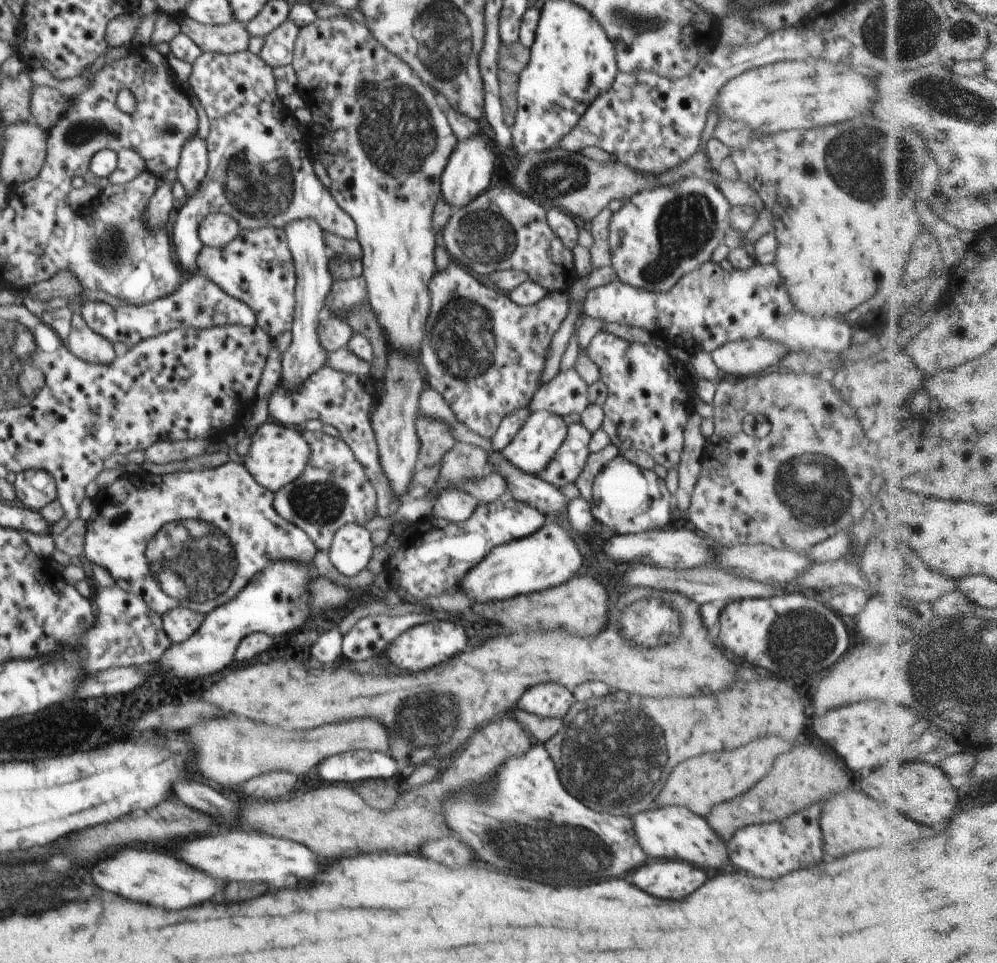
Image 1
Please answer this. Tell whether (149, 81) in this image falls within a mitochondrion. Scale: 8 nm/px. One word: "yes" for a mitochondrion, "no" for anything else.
no

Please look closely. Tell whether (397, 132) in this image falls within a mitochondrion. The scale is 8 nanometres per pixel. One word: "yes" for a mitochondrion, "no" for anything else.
yes

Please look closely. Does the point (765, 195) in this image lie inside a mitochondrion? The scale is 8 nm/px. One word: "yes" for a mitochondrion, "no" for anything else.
no

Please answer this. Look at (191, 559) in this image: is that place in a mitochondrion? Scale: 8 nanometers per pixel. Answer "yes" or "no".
yes

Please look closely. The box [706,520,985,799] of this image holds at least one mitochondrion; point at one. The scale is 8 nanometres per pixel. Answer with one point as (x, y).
(804, 636)

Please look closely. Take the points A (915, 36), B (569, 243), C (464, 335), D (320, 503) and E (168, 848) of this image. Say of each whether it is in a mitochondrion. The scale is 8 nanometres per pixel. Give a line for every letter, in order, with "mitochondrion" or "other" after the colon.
A: mitochondrion
B: other
C: mitochondrion
D: mitochondrion
E: other

